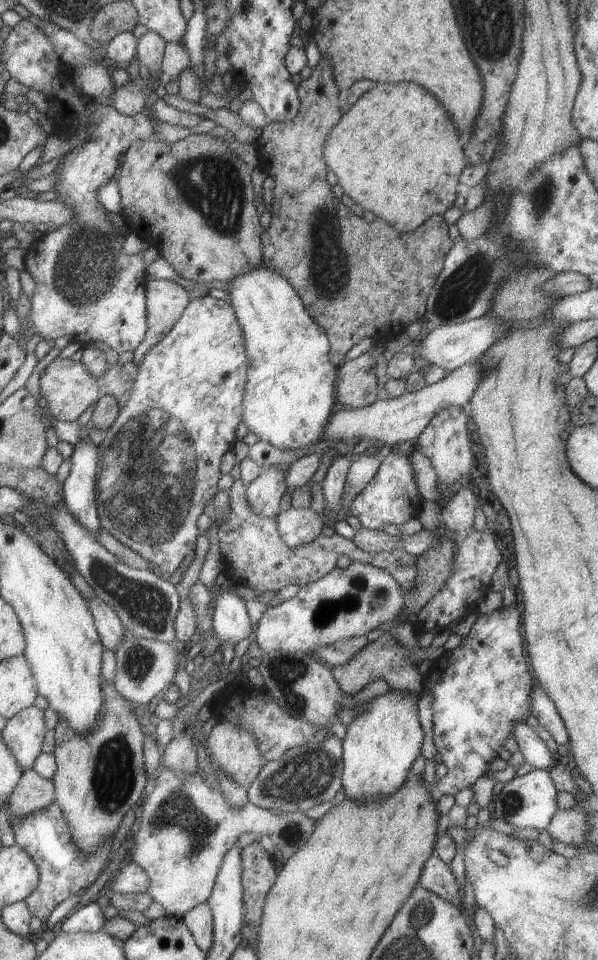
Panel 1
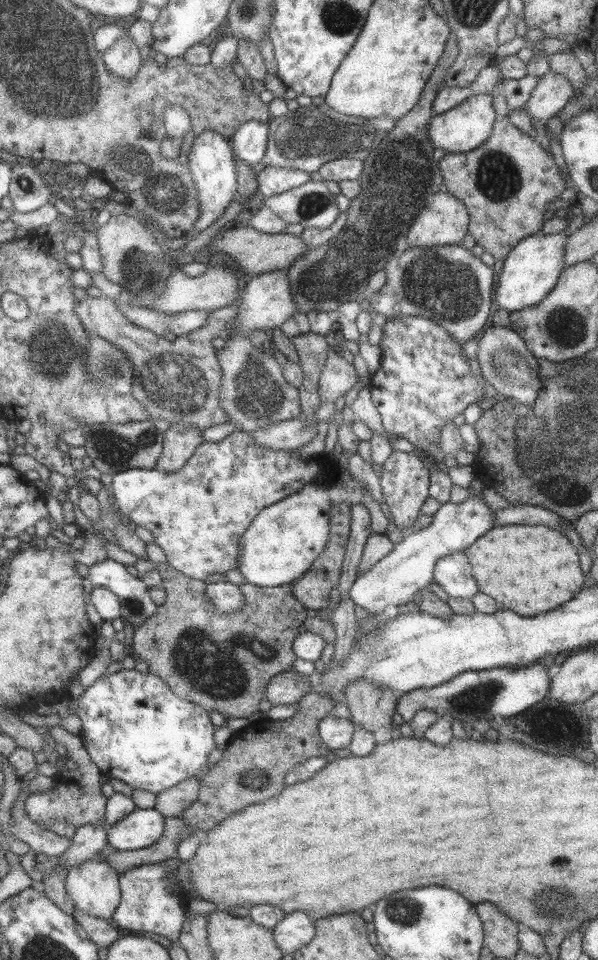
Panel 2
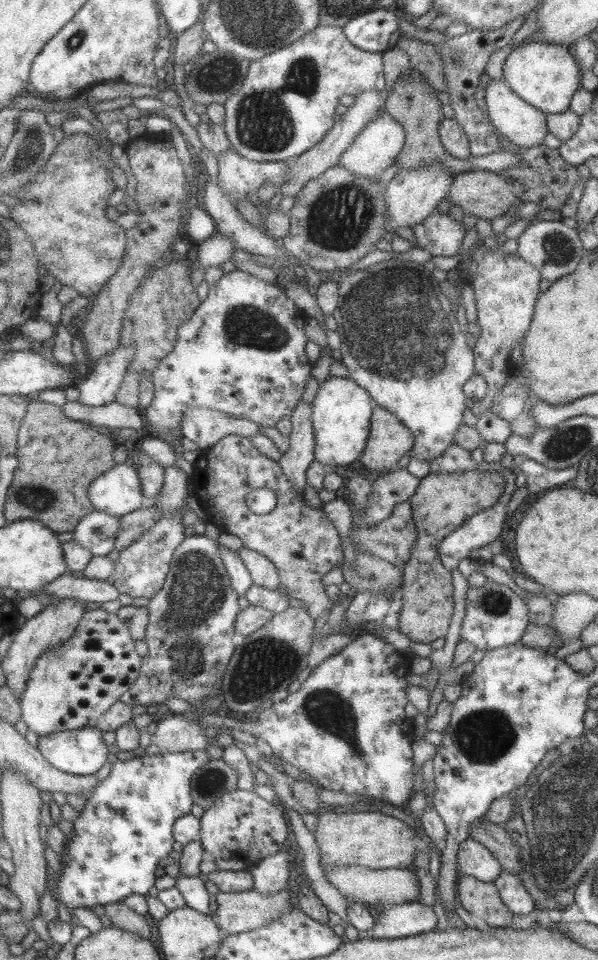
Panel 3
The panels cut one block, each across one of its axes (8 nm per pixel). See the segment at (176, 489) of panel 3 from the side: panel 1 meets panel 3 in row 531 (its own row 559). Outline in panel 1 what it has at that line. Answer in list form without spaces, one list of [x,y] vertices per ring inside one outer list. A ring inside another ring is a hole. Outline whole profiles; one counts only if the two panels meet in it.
[[[209,295],[190,299],[185,306],[183,314],[175,322],[173,328],[161,338],[157,344],[149,348],[149,352],[141,358],[137,368],[137,376],[129,394],[129,400],[125,406],[119,409],[118,415],[112,425],[105,432],[105,437],[97,445],[98,457],[95,466],[95,506],[98,510],[99,522],[103,529],[107,530],[115,540],[118,540],[139,554],[140,558],[149,562],[149,571],[159,575],[161,578],[169,579],[171,574],[179,568],[185,555],[189,554],[196,547],[196,538],[199,534],[195,520],[203,512],[205,504],[214,498],[217,490],[217,480],[222,476],[219,470],[219,460],[221,456],[232,450],[232,445],[236,442],[235,427],[241,422],[241,400],[243,400],[243,386],[245,386],[247,358],[245,358],[245,346],[243,346],[243,336],[241,328],[233,314],[233,309],[227,301],[214,299]]]

